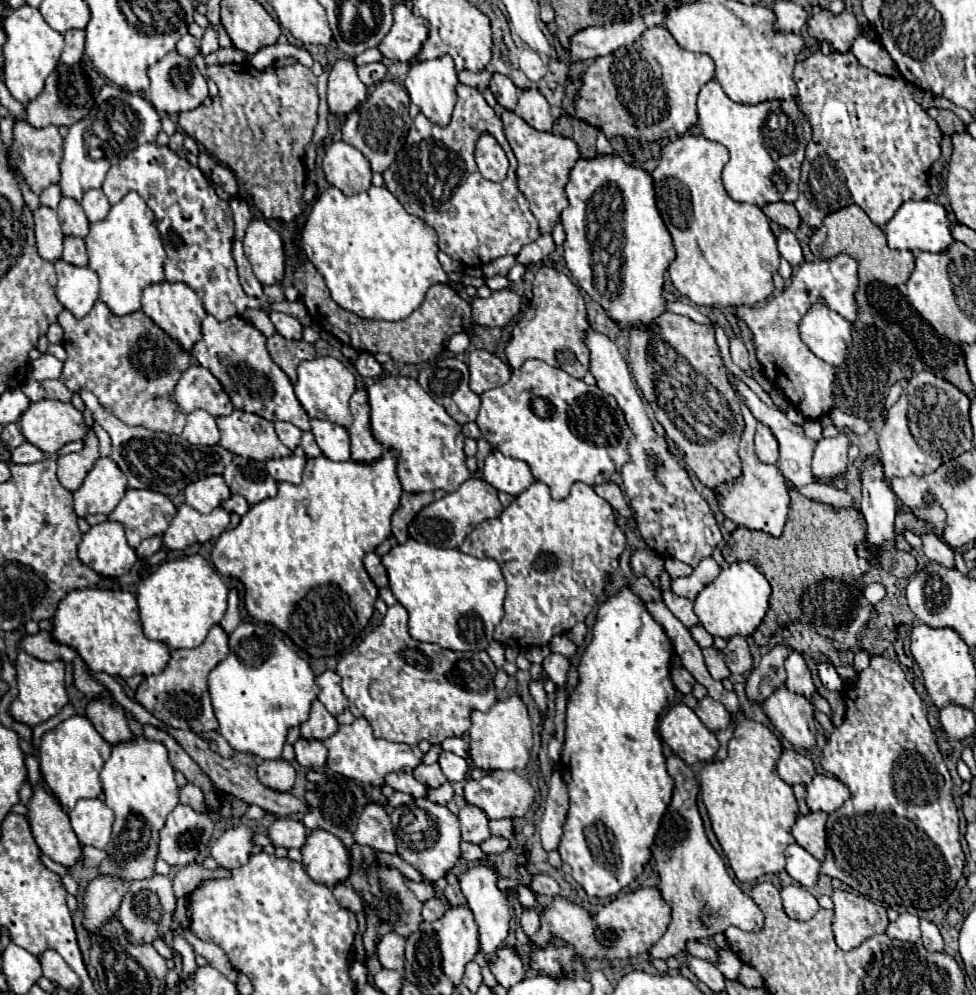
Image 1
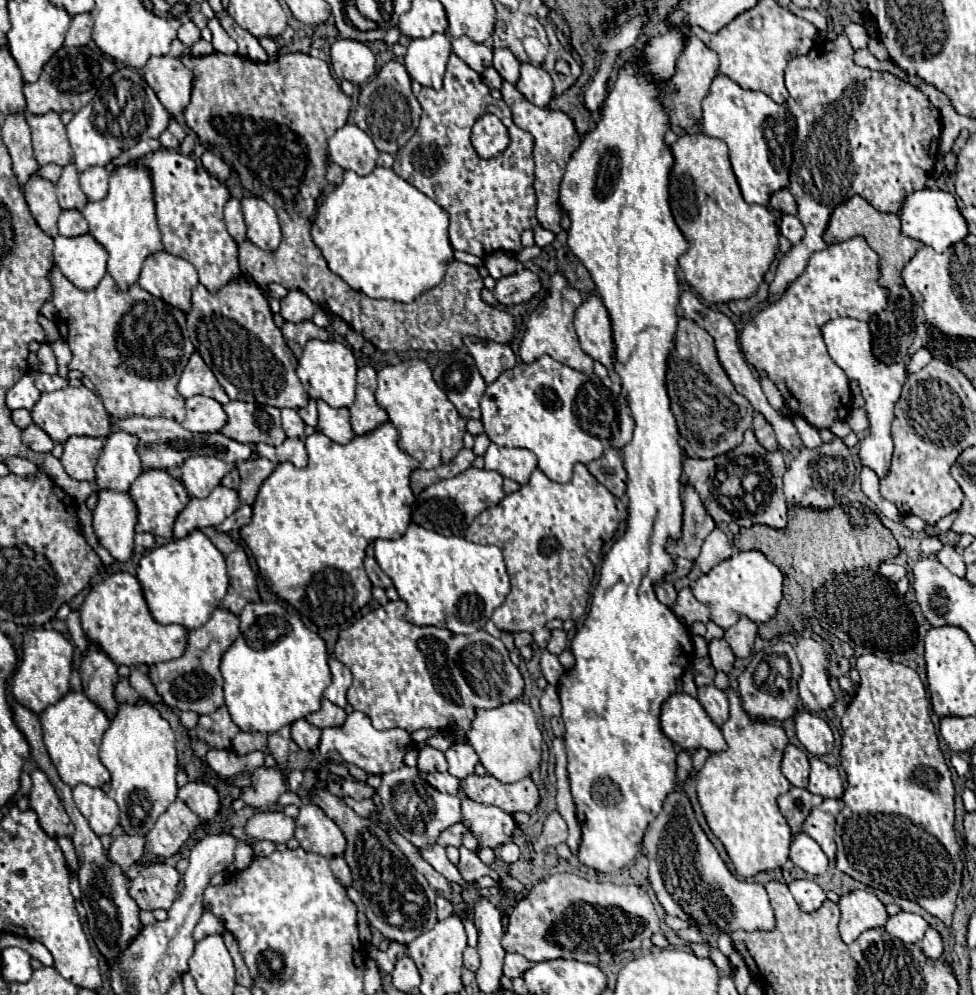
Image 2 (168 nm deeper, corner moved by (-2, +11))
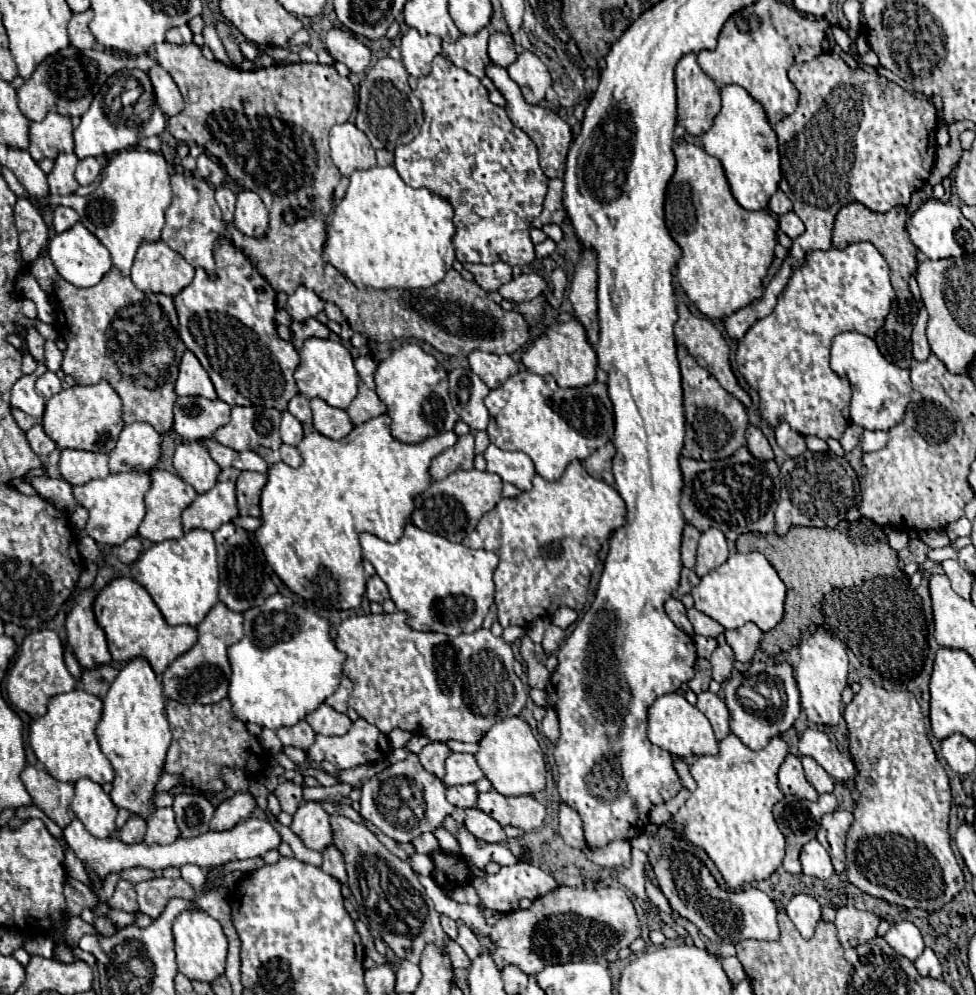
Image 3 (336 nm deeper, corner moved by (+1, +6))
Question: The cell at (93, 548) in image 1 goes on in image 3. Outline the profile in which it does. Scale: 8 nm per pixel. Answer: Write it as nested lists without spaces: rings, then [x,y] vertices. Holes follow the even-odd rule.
[[[124,471],[124,473],[110,473],[104,479],[94,479],[86,485],[74,487],[74,497],[78,505],[86,507],[90,519],[86,523],[86,533],[100,545],[122,545],[128,537],[132,537],[146,513],[144,495],[150,489],[150,471]]]

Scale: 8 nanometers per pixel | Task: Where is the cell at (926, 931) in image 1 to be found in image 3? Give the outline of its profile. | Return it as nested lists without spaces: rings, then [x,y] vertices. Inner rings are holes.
[[[924,949],[922,957],[918,957],[914,961],[914,967],[916,971],[922,975],[922,977],[932,977],[932,979],[942,979],[942,965],[938,961],[938,957],[934,955],[932,949]]]

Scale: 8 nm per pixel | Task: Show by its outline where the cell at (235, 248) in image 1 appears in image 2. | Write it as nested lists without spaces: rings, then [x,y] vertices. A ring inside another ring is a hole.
[[[229,198],[229,202],[225,204],[225,224],[227,224],[227,232],[233,236],[233,240],[237,244],[247,240],[243,212],[241,212],[241,202],[235,200],[235,198]]]

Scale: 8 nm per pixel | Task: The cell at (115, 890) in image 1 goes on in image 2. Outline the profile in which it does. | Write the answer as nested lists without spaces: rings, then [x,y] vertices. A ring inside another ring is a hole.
[[[119,836],[111,842],[107,856],[113,864],[117,864],[123,874],[127,874],[127,870],[143,856],[145,852],[145,838],[143,836]]]

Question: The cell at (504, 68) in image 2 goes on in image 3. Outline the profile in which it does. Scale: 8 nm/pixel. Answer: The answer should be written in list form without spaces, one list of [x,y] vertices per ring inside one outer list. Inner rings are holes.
[[[492,33],[490,39],[488,39],[488,55],[494,63],[506,67],[510,63],[514,63],[514,57],[516,51],[514,51],[514,41],[512,41],[512,35],[510,33]]]

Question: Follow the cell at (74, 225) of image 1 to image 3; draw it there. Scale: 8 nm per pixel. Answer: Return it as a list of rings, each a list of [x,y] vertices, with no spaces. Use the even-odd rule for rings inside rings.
[[[60,153],[54,159],[54,169],[46,175],[52,195],[72,195],[78,189],[78,181],[74,179],[76,165],[78,157],[74,153]]]

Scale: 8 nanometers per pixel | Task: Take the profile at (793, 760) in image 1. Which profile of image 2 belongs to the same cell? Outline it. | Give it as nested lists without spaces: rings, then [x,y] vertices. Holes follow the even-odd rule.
[[[789,744],[785,748],[785,754],[783,754],[783,764],[781,764],[781,770],[785,774],[785,778],[793,784],[793,786],[807,786],[807,778],[809,778],[809,758],[807,754]]]

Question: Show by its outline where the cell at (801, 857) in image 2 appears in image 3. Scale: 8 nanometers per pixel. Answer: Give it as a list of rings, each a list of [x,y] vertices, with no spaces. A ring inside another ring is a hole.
[[[816,839],[804,845],[800,861],[802,861],[804,875],[816,877],[816,879],[830,879],[834,875],[834,867],[830,863],[830,855],[822,847],[822,843],[818,843]]]

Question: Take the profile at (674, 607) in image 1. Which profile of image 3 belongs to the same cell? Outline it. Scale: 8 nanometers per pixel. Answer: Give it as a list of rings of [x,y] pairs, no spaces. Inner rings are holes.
[[[688,609],[688,619],[690,619],[690,623],[694,625],[696,635],[702,635],[702,637],[716,637],[716,635],[724,633],[724,627],[722,627],[718,621],[710,619],[708,615],[700,613],[698,609]]]

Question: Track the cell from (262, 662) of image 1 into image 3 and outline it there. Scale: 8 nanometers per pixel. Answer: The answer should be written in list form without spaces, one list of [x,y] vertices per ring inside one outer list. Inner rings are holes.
[[[276,593],[268,597],[264,605],[248,609],[244,613],[244,637],[228,649],[228,659],[232,665],[228,697],[232,701],[234,715],[244,723],[256,723],[260,727],[276,731],[278,727],[290,727],[302,721],[338,689],[346,655],[330,637],[328,619],[308,611],[292,597]]]

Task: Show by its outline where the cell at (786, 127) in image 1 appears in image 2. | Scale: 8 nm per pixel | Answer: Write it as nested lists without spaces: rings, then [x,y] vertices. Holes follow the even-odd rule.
[[[717,74],[703,98],[703,132],[721,138],[729,146],[729,158],[743,198],[749,204],[769,204],[773,192],[789,186],[791,146],[795,140],[795,118],[787,106],[773,102],[763,92],[739,88],[733,80]]]

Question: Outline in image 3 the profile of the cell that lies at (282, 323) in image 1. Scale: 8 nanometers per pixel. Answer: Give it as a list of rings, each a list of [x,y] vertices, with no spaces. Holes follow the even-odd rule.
[[[300,285],[288,297],[288,303],[284,309],[290,313],[290,317],[294,321],[306,321],[308,317],[316,317],[324,309],[324,305],[326,305],[326,301],[322,301],[314,291]]]

